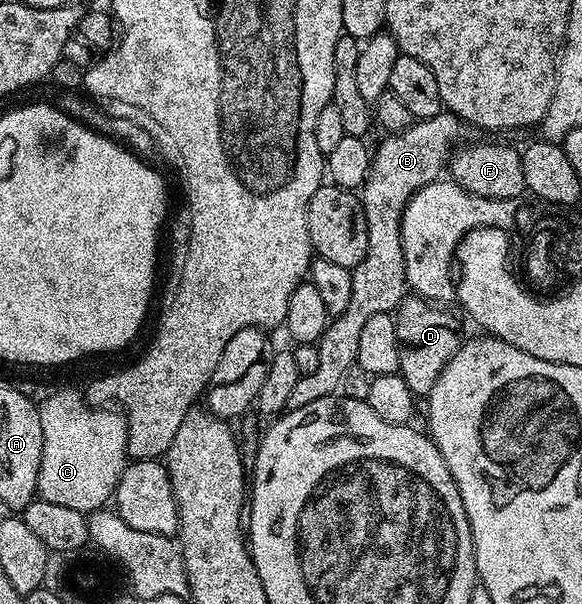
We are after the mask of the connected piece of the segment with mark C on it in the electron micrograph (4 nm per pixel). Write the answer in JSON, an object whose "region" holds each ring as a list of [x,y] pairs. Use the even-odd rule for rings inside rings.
{"region":[[[63,388],[38,408],[42,423],[42,463],[38,467],[36,484],[38,497],[85,515],[105,508],[113,500],[118,479],[130,461],[128,423],[123,412],[112,407],[93,407],[81,394],[79,397]]]}

